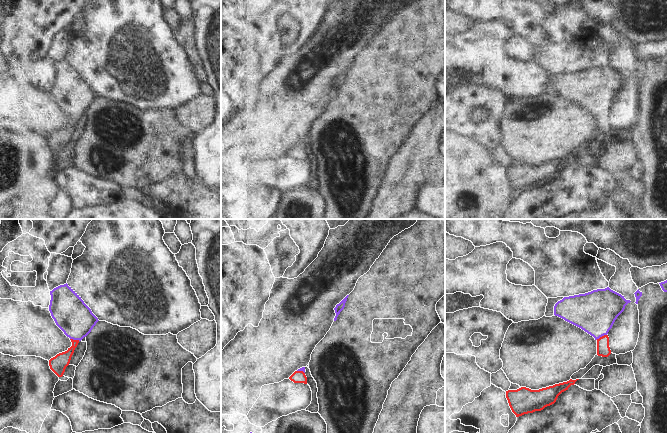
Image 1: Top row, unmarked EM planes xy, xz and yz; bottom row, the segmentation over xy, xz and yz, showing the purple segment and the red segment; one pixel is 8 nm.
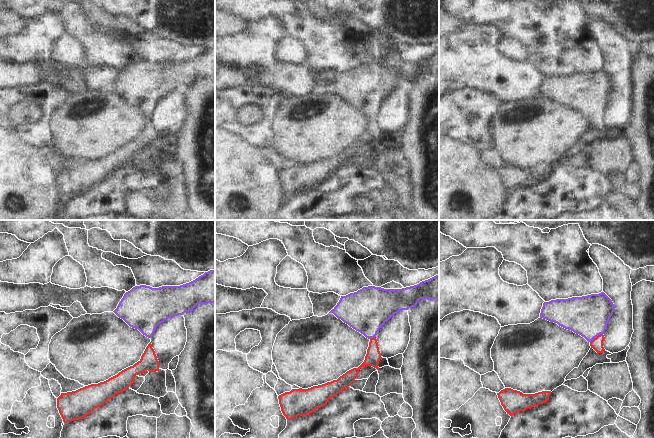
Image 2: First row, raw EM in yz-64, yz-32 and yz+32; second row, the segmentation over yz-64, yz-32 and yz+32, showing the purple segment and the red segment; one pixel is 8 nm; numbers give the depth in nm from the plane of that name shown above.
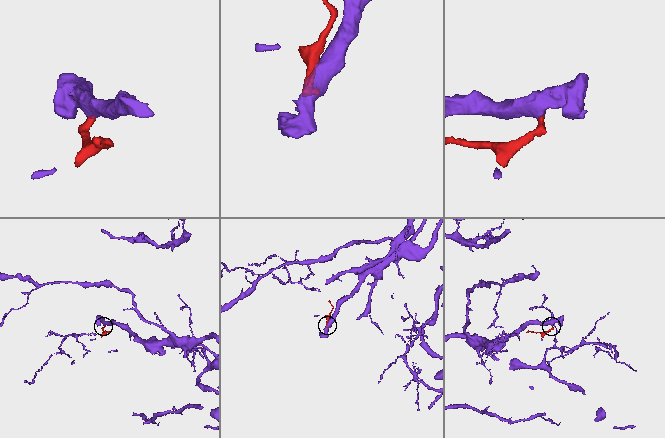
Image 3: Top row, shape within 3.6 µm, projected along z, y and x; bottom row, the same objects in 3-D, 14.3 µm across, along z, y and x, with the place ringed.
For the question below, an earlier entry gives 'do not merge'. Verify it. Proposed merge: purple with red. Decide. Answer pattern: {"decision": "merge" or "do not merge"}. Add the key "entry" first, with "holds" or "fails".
{"entry": "fails", "decision": "merge"}

